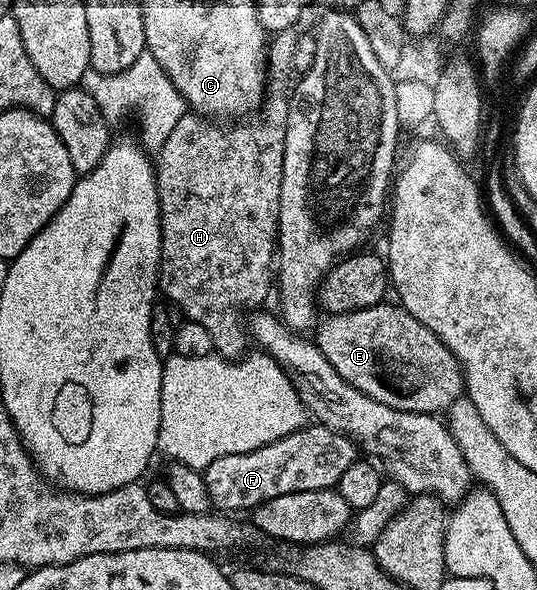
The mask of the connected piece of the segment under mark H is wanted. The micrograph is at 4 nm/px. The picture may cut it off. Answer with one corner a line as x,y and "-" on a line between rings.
294,31
275,33
269,38
266,96
260,112
250,119
255,121
235,124
238,125
235,129
217,129
214,126
217,124
211,118
188,111
182,116
180,123
176,123
172,135
168,135
164,147
156,151
154,174
158,184
162,224
158,288
161,296
167,297
165,300
169,304
179,304
183,308
185,320
200,323
200,327
208,330
208,335
212,335
214,353
227,359
241,358
247,352
248,321
244,314
261,306
258,304
269,295
270,289
272,293
272,266
276,261
280,211
280,179
284,167
284,135
288,123
298,38
299,34

